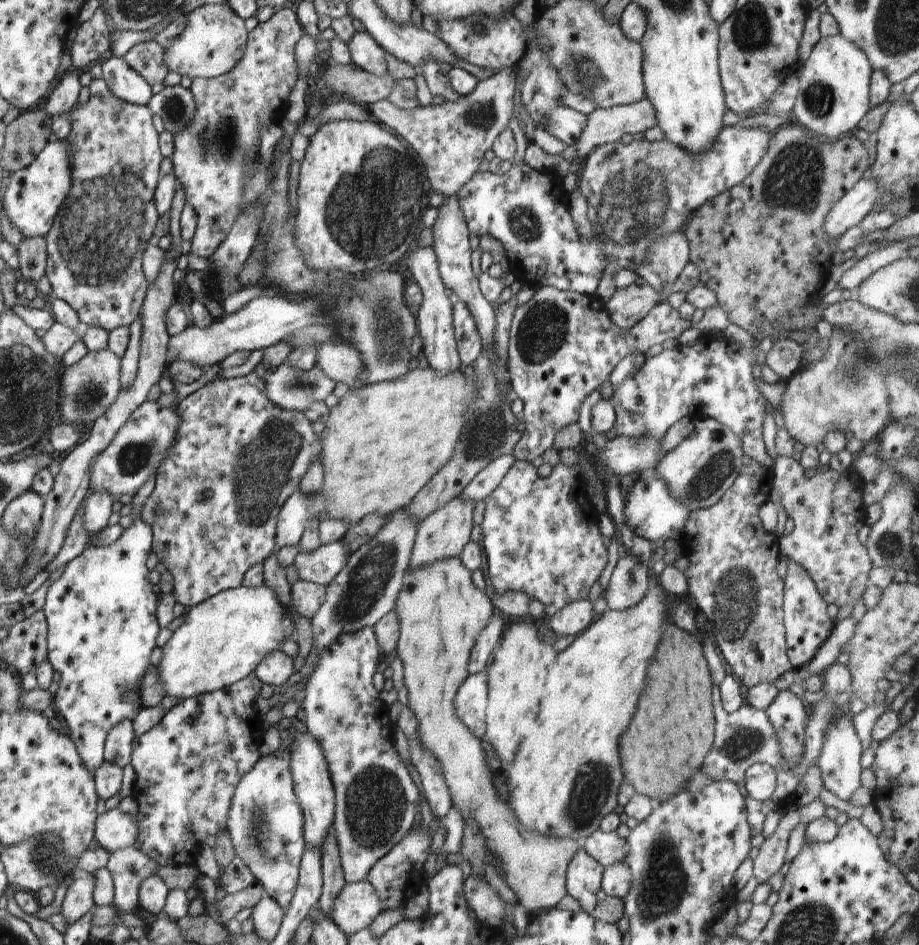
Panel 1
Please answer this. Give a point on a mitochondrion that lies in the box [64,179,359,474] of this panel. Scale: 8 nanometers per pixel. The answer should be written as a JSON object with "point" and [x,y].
{"point":[90,393]}

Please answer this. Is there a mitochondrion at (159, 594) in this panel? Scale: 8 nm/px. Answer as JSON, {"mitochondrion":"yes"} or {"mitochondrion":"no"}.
{"mitochondrion":"no"}

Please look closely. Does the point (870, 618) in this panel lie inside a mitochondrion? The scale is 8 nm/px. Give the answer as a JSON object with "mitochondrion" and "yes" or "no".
{"mitochondrion":"no"}

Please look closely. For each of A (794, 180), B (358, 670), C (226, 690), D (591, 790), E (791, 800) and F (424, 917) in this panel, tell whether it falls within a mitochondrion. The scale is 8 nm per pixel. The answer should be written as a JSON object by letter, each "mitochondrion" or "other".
{"A":"mitochondrion","B":"other","C":"other","D":"mitochondrion","E":"other","F":"other"}

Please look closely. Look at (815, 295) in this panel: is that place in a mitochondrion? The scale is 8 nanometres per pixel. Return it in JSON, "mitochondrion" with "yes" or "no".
{"mitochondrion":"no"}

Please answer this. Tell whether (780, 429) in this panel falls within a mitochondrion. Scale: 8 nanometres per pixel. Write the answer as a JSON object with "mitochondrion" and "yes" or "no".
{"mitochondrion":"no"}

